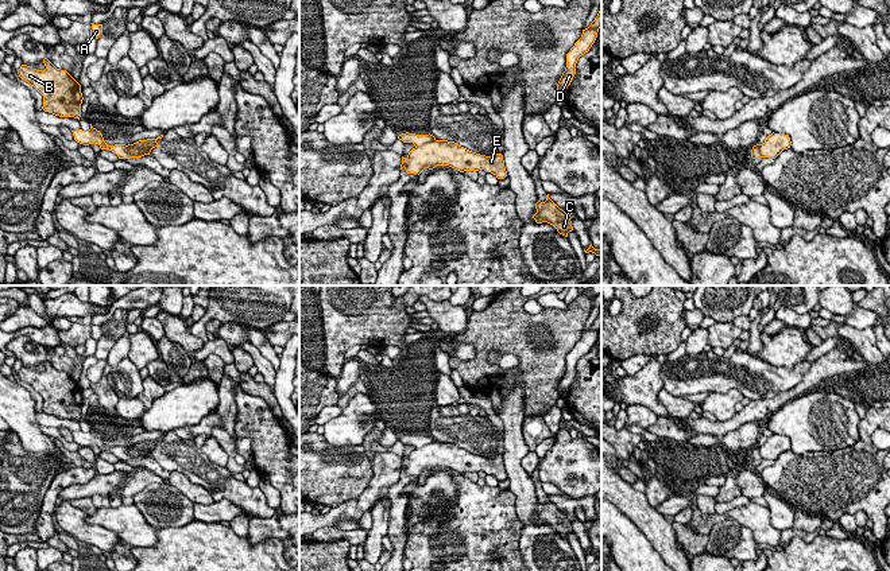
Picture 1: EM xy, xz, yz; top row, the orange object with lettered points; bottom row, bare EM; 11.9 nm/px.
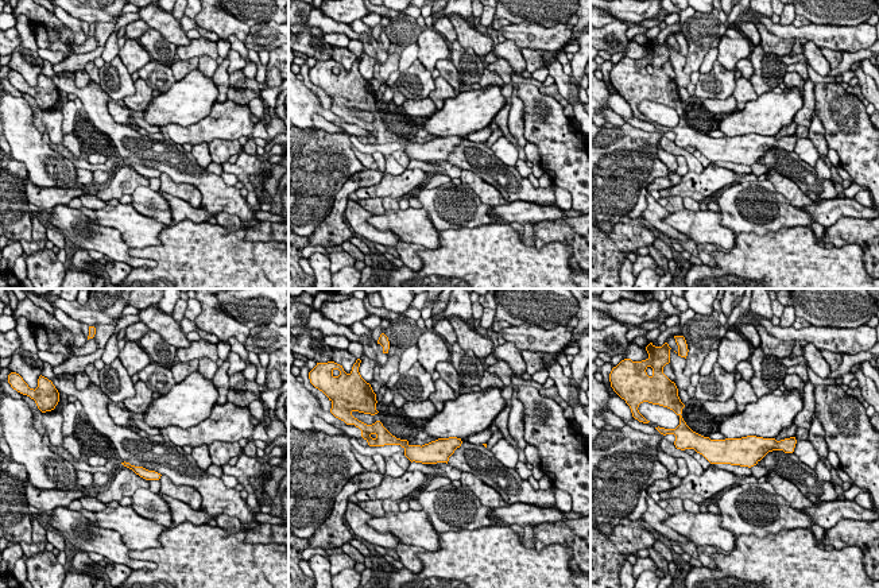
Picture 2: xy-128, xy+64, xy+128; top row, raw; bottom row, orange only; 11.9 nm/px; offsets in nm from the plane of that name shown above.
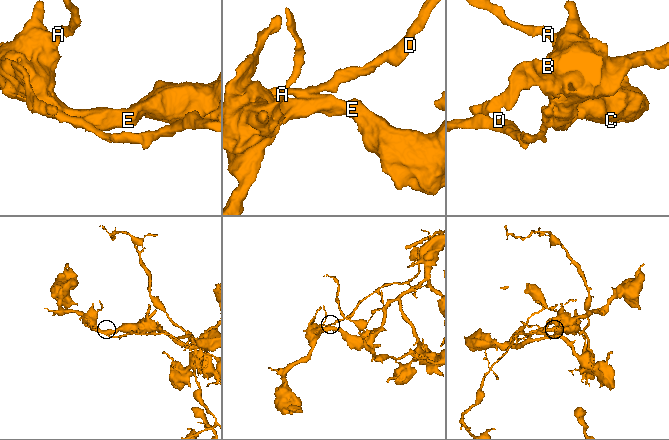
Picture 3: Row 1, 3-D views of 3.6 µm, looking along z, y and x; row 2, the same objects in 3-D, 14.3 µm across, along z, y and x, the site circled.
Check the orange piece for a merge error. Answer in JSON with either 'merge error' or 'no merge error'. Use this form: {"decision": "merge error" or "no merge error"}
{"decision": "merge error"}

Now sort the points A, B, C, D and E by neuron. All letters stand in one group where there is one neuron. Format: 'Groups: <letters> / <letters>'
Groups: A B C E / D

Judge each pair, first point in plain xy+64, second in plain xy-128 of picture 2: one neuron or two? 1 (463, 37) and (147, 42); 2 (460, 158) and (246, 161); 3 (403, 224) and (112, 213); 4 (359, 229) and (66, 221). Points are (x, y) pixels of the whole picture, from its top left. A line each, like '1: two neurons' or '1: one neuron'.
1: two neurons
2: two neurons
3: one neuron
4: one neuron

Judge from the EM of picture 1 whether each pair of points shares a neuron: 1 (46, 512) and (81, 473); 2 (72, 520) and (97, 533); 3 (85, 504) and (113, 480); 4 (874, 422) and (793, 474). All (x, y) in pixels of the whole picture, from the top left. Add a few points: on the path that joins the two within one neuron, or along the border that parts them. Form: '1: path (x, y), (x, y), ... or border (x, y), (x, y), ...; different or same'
1: path (49, 500), (53, 492), (69, 477); same
2: path (78, 527), (84, 532), (91, 533); same
3: border (91, 496), (69, 501); different
4: path (865, 454), (862, 482), (838, 507), (824, 507); same

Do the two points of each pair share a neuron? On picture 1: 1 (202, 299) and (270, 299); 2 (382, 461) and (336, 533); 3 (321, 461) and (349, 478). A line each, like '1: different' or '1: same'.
1: different
2: different
3: same

